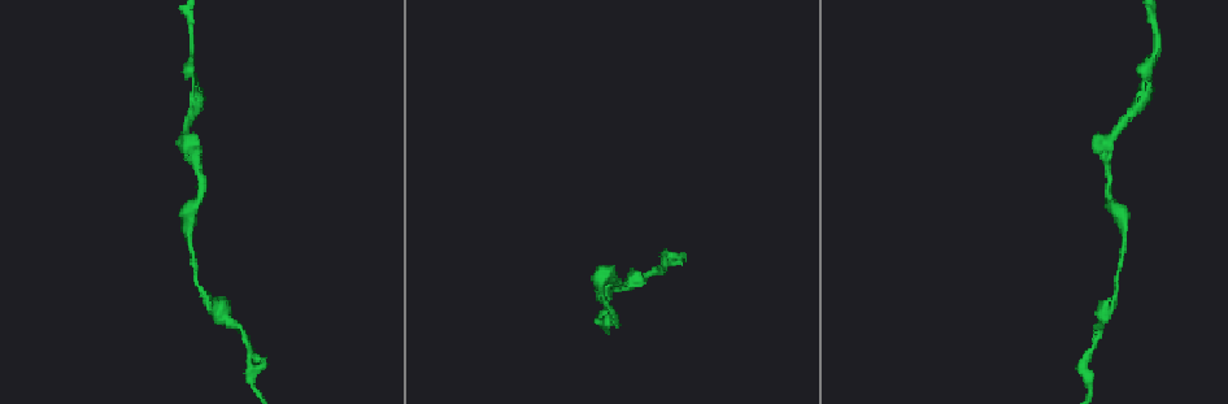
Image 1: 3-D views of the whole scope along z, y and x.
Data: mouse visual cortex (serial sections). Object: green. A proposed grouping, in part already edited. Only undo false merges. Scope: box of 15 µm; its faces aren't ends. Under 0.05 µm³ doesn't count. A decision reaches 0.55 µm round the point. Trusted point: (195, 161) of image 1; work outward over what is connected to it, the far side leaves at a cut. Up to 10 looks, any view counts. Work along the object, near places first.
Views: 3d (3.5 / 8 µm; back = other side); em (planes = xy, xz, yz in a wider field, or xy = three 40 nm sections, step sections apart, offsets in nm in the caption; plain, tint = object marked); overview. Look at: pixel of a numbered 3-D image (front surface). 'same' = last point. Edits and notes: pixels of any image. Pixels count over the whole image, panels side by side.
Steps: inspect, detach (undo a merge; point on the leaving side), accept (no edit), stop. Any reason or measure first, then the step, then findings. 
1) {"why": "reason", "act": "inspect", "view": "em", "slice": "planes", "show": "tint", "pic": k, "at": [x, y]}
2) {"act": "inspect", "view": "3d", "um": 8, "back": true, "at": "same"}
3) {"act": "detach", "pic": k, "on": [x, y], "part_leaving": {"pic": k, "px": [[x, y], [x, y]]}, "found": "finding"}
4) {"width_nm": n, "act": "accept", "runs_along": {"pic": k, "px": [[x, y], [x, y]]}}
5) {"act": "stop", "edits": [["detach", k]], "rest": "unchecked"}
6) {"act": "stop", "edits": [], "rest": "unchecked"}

{"act": "inspect", "view": "3d", "um": 3.5, "back": true, "pic": 1, "at": [1119, 129]}

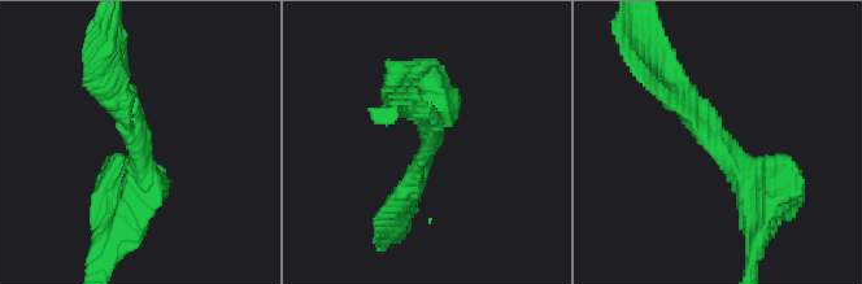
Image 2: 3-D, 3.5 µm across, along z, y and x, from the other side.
{"why": "now the EM", "act": "inspect", "view": "em", "slice": "xy", "step": 5, "show": "plain", "pic": 2, "at": [429, 140]}

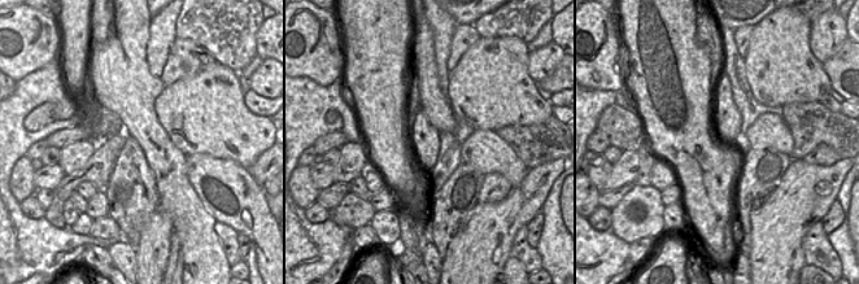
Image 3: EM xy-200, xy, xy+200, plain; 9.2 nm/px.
{"act": "inspect", "view": "em", "slice": "xy", "step": 5, "show": "tint", "at": "same"}

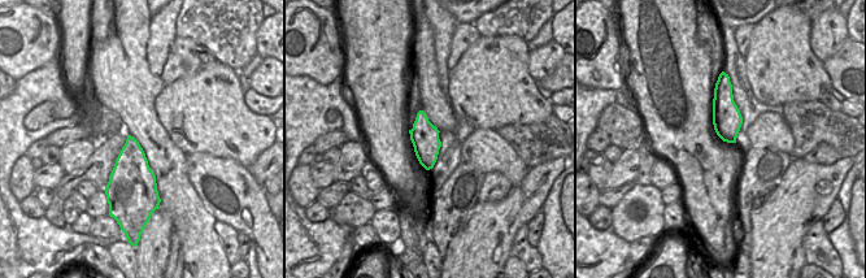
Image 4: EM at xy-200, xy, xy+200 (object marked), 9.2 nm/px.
{"width_nm": 260, "act": "accept", "runs_along": {"pic": 2, "px": [[766, 210], [766, 191], [666, 91]]}, "found": "one cell here"}

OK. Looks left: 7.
{"act": "inspect", "view": "3d", "um": 3.5, "pic": 1, "at": [193, 81]}

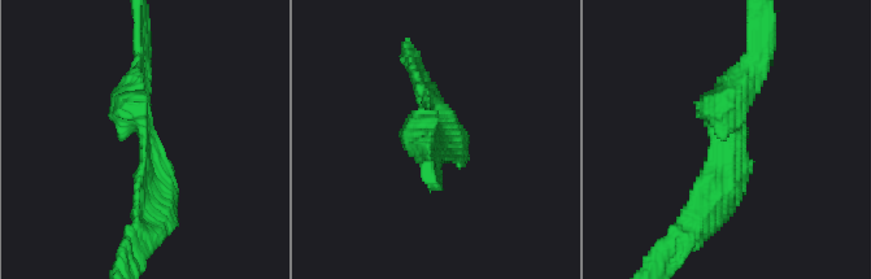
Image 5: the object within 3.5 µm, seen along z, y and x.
{"arm_widths_nm": [150, 250], "act": "inspect", "view": "em", "slice": "xy", "step": 3, "show": "tint", "pic": 5, "at": [437, 135]}

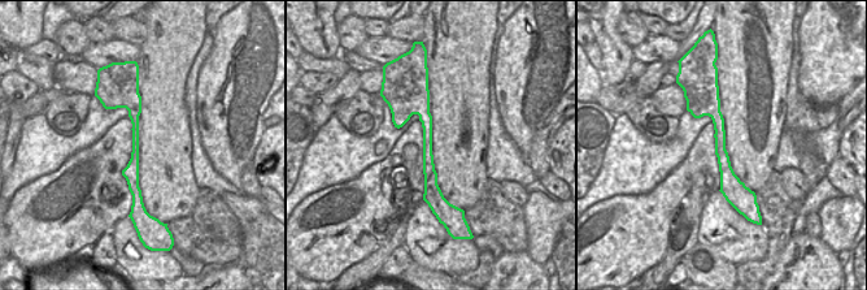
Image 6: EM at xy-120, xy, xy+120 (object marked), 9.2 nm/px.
{"width_nm": 120, "act": "accept", "runs_along": {"pic": 6, "px": [[423, 90], [430, 185], [439, 202]]}, "found": "continuous, no second cell"}

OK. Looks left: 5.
{"act": "inspect", "view": "3d", "um": 3.5, "pic": 1, "at": [1123, 224]}

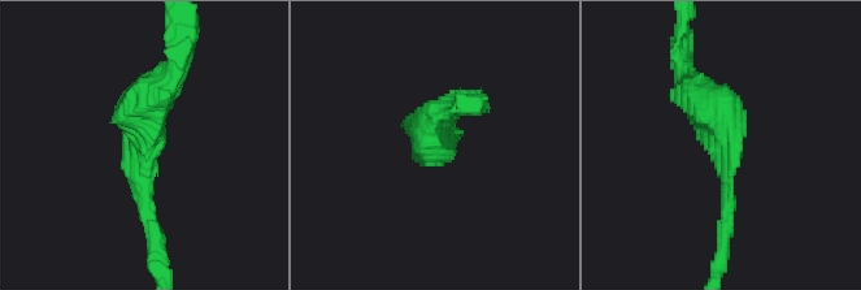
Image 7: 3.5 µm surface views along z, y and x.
{"arm_widths_nm": [200, 350], "act": "inspect", "view": "em", "slice": "xy", "step": 1, "show": "tint", "pic": 7, "at": [725, 150]}

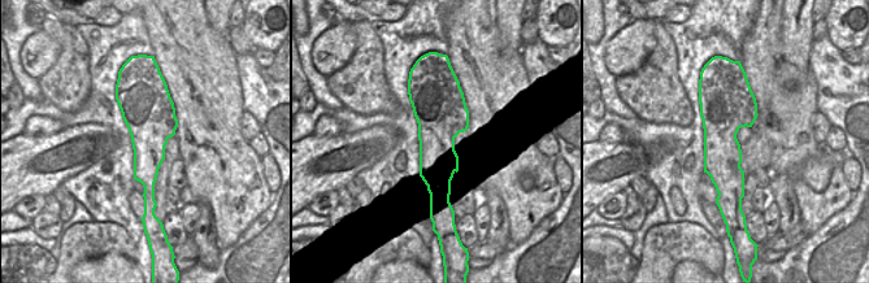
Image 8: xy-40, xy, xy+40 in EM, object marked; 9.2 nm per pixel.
{"act": "accept", "runs_along": {"pic": 7, "px": [[685, 86], [718, 122], [725, 234]]}, "found": "all the same cell"}

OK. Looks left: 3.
{"act": "inspect", "view": "3d", "um": 3.5, "pic": 1, "at": [1103, 315]}

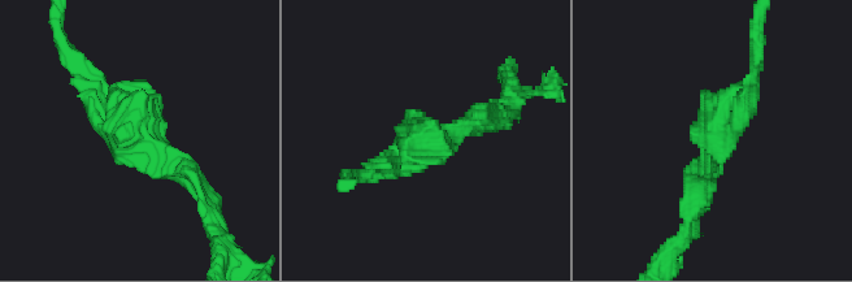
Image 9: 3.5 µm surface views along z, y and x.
{"act": "inspect", "view": "em", "slice": "xy", "step": 2, "show": "plain", "pic": 9, "at": [716, 133]}

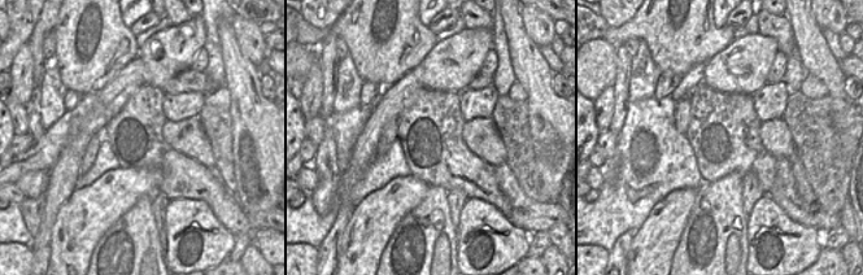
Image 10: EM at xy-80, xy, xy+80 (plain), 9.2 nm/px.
{"why": "with the object marked", "act": "inspect", "view": "em", "slice": "xy", "step": 2, "show": "tint", "at": "same"}

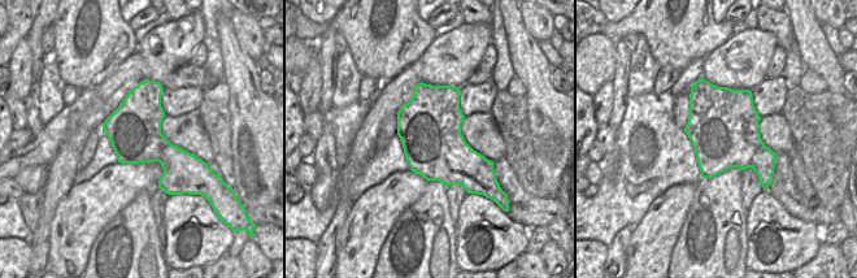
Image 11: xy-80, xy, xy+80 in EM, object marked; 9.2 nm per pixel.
{"act": "accept", "runs_along": {"pic": 9, "px": [[91, 83], [107, 131], [199, 183]]}, "found": "all the same cell"}

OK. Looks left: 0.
{"act": "stop", "edits": [], "rest": "unchecked"}

